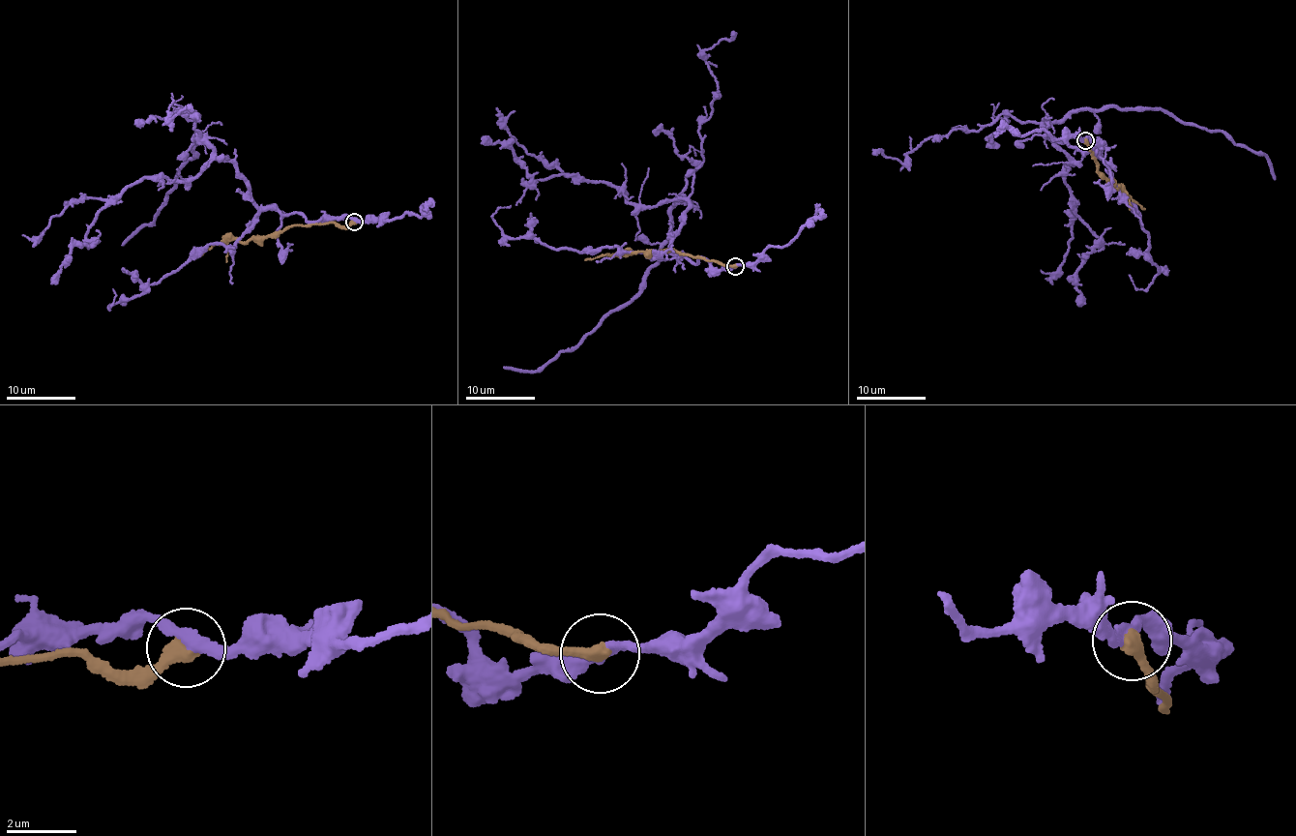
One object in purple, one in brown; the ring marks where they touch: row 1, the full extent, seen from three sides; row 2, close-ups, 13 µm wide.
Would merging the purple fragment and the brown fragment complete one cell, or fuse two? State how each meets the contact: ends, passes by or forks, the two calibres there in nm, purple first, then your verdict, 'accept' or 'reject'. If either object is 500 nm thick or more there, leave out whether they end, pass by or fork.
purple passes by | brown ends | 280/460 nm | reject

